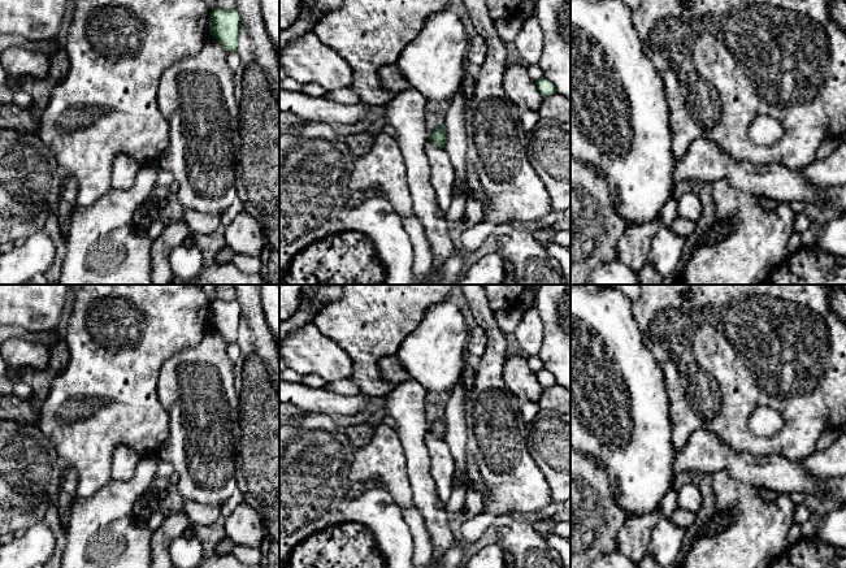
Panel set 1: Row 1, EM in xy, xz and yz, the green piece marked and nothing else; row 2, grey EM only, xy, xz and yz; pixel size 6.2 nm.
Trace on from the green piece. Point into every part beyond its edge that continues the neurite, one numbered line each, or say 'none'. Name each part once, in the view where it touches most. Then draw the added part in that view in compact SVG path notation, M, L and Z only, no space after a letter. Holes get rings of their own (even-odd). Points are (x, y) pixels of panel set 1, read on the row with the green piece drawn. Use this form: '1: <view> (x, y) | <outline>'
none

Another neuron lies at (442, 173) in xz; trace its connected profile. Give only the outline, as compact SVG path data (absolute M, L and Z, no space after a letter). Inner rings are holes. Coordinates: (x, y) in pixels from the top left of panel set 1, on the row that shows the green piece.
M430 140L426 142L425 151L438 204L446 212L452 204L455 168L447 152L435 147Z

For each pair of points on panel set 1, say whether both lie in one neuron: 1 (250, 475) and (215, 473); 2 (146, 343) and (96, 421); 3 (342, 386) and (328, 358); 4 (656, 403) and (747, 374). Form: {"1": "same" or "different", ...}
{"1": "different", "2": "same", "3": "different", "4": "different"}

